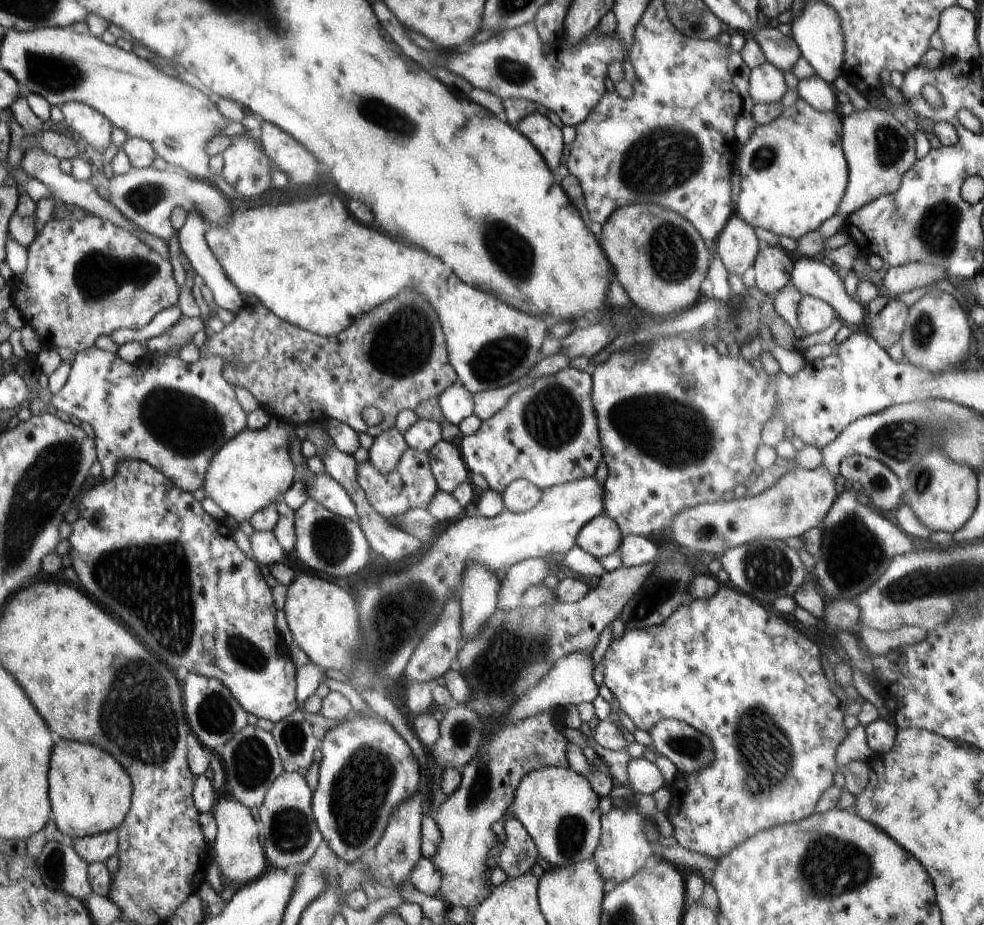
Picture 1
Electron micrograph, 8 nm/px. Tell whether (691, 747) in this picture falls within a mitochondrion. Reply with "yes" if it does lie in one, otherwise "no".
yes

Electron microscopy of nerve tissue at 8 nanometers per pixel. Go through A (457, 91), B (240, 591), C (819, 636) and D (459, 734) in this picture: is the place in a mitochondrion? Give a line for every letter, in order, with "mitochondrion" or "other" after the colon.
A: other
B: other
C: other
D: mitochondrion

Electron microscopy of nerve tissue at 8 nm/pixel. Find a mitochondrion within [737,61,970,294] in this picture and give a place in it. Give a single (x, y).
(935, 229)

